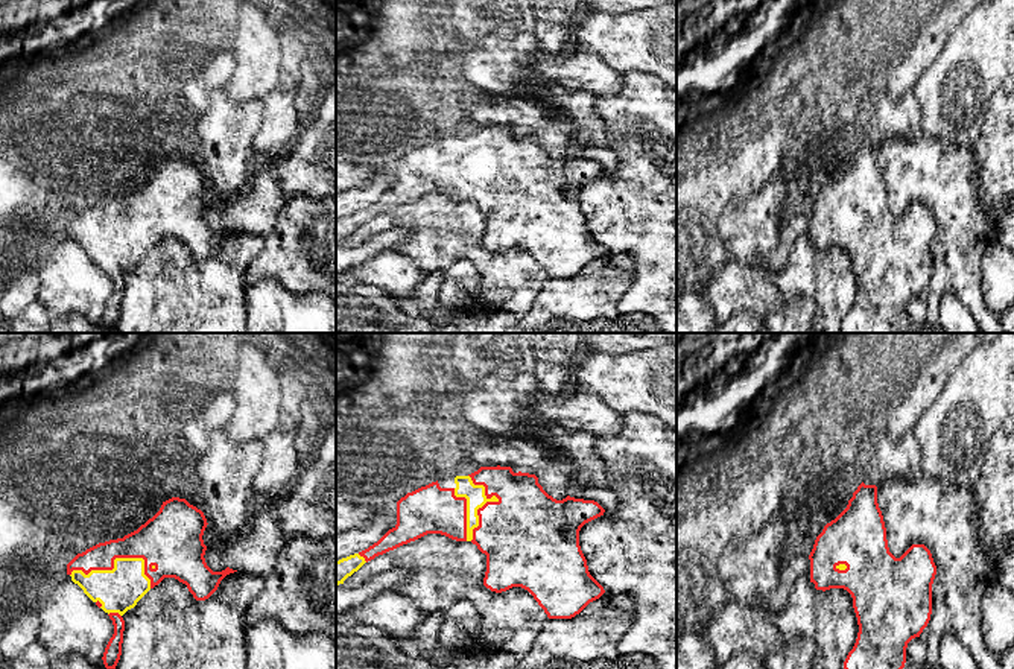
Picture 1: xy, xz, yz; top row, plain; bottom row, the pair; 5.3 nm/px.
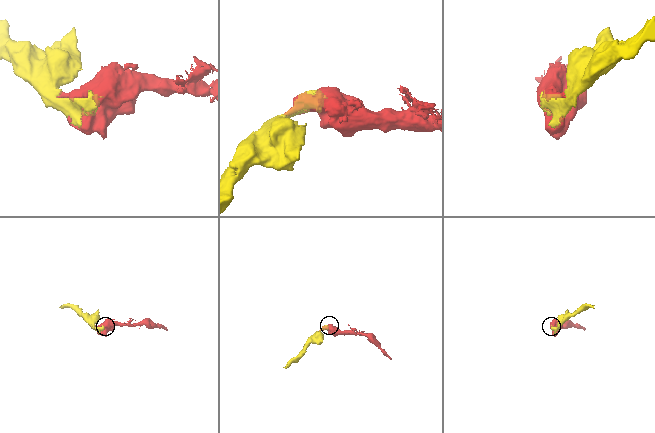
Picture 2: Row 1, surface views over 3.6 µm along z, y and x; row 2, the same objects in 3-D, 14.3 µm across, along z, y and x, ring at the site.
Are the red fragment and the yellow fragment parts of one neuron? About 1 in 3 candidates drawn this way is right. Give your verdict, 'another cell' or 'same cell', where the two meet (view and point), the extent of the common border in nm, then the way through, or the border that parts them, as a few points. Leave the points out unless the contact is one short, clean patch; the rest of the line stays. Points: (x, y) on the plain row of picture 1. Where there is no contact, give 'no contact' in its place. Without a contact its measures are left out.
same cell; contact xy (117, 216); length 440 nm

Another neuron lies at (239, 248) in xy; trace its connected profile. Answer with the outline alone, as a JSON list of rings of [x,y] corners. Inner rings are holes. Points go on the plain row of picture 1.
[[[239,230],[227,234],[208,258],[196,260],[185,243],[164,237],[122,275],[125,290],[116,333],[246,333],[245,272],[263,243],[263,236]]]

